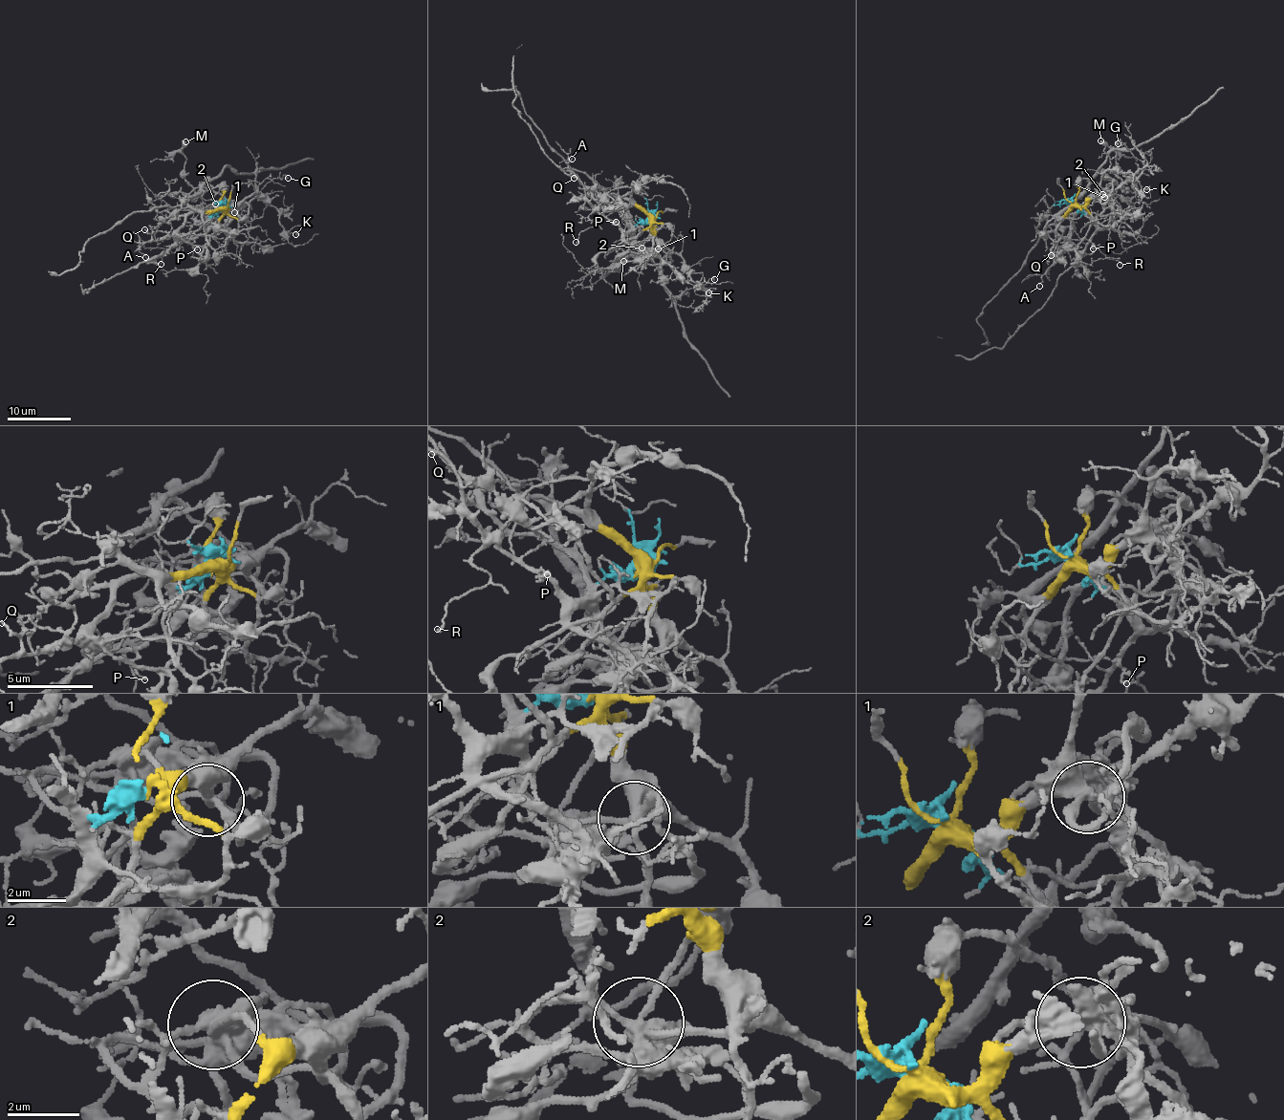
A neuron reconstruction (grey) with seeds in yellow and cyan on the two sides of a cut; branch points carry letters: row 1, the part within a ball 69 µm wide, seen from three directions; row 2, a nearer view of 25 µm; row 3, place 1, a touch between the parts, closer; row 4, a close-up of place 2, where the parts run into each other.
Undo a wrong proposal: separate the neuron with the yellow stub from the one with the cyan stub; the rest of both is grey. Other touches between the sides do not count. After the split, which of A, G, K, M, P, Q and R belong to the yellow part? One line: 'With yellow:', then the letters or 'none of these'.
With yellow: G, K

